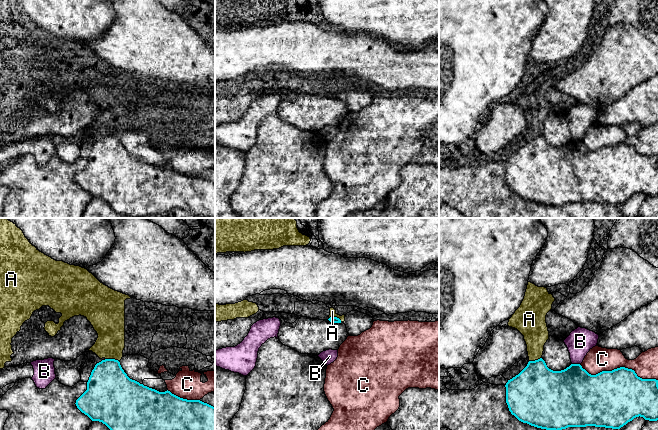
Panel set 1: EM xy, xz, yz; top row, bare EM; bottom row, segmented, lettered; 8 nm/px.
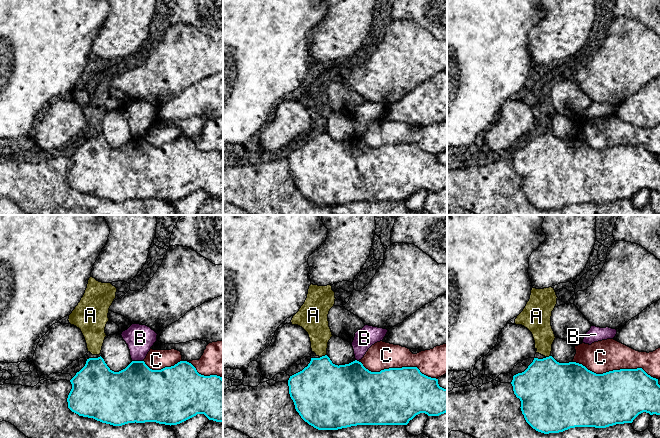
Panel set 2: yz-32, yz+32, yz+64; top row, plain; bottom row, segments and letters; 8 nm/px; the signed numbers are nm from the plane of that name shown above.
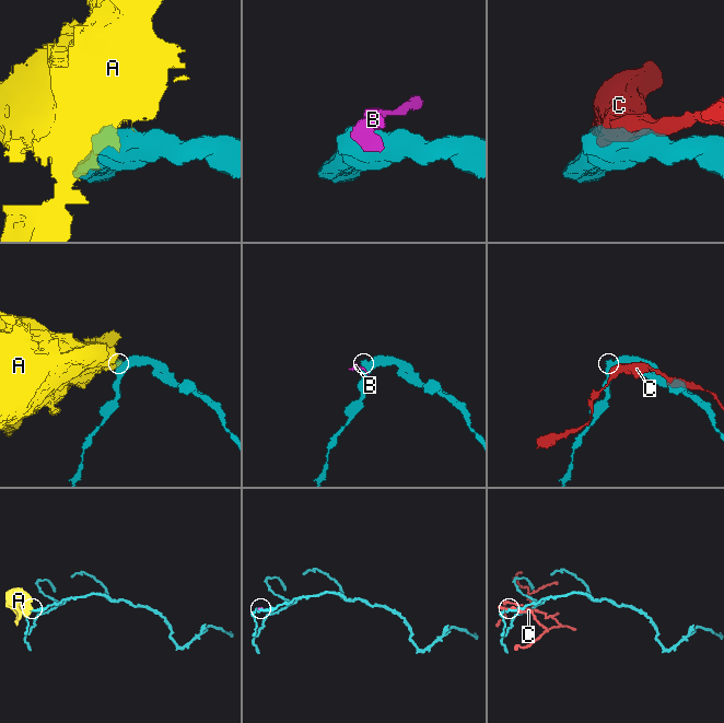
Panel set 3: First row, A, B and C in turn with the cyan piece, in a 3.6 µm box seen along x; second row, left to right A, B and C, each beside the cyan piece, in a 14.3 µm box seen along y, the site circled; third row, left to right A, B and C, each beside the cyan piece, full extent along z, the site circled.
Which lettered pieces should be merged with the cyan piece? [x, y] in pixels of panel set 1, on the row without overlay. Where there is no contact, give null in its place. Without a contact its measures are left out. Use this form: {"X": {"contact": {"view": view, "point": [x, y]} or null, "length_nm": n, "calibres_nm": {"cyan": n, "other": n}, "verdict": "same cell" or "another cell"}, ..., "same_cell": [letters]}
{"A": {"contact": {"view": "xy", "point": [112, 135]}, "length_nm": 110, "calibres_nm": {"cyan": 360, "other": 220}, "verdict": "another cell"}, "B": {"contact": {"view": "yz", "point": [576, 140]}, "length_nm": 60, "calibres_nm": {"cyan": 440, "other": 200}, "verdict": "another cell"}, "C": {"contact": {"view": "yz", "point": [619, 144]}, "length_nm": 650, "calibres_nm": {"cyan": 440, "other": 200}, "verdict": "another cell"}, "same_cell": []}

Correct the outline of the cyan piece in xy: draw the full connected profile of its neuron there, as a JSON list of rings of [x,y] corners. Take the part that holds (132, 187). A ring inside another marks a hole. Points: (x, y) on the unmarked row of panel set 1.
[[[105,135],[97,139],[87,158],[87,166],[76,176],[77,184],[92,197],[105,200],[119,214],[132,218],[146,215],[166,215],[171,209],[179,208],[197,217],[215,218],[215,183],[200,176],[180,174],[170,167],[159,168],[130,155],[115,135]]]

